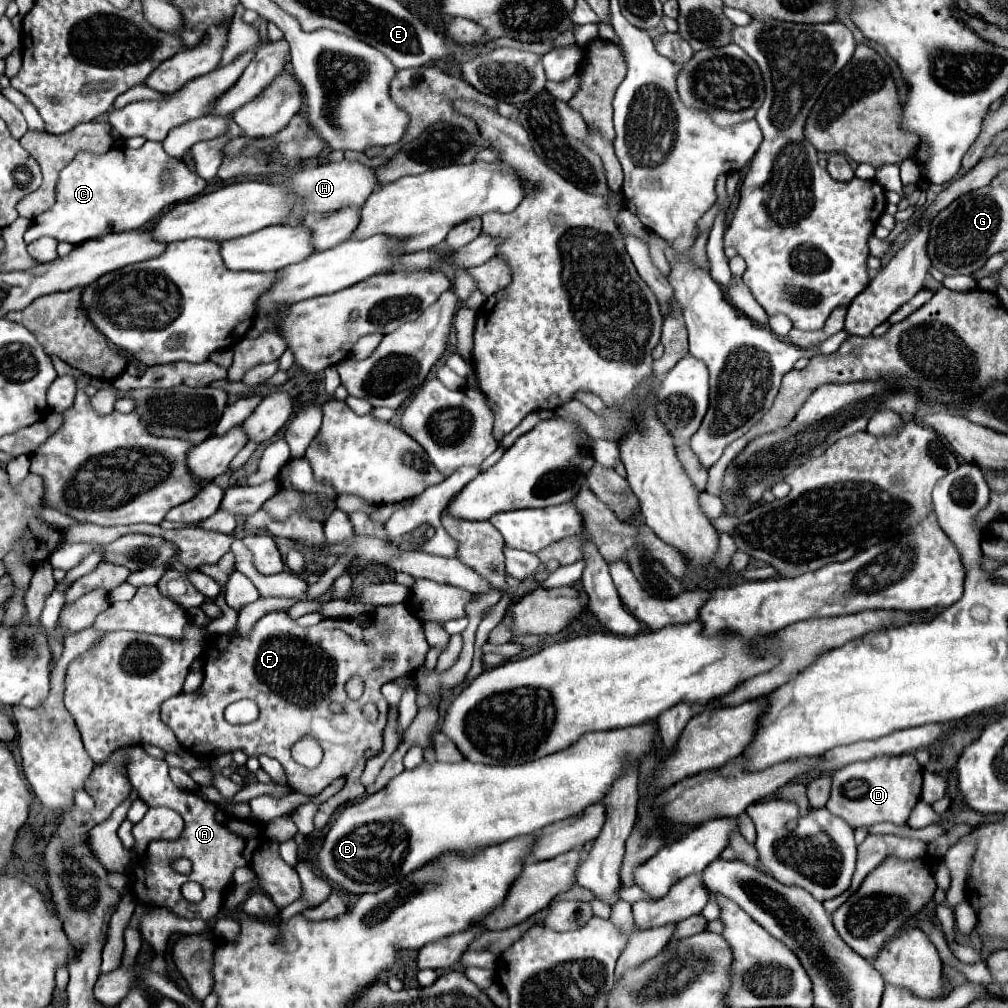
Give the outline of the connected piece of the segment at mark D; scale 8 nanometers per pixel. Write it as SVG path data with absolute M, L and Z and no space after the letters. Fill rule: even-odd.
M910 753L878 755L868 761L850 763L830 775L832 785L826 809L842 817L854 829L858 825L876 825L882 821L904 825L912 807L920 799L922 775L922 765Z

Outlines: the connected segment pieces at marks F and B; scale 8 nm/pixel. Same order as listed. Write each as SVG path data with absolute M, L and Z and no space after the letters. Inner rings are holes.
M404 603L398 605L386 605L386 607L374 607L366 613L366 619L360 623L352 619L324 619L314 627L298 627L294 619L290 619L284 611L268 613L262 617L262 621L256 621L252 633L248 637L242 637L238 633L210 637L210 641L204 645L202 661L204 661L204 683L200 689L192 695L176 695L162 703L162 721L176 733L180 745L196 755L196 757L218 757L228 751L244 751L250 757L268 755L282 763L288 785L298 789L306 795L318 795L324 787L328 787L334 779L346 777L350 769L354 767L354 761L360 761L364 757L366 749L372 749L374 753L380 753L382 749L382 729L386 727L388 717L388 703L380 693L380 687L392 679L404 677L408 673L414 673L418 667L424 665L428 653L428 643L424 639L422 623L408 611ZM352 675L360 675L364 679L364 693L358 701L348 699L344 685ZM238 699L252 699L260 715L256 721L246 725L230 725L224 719L226 705L238 701ZM340 703L344 707L342 713L332 713L330 705ZM366 703L374 703L380 711L376 723L370 723L362 707ZM312 735L324 749L324 759L316 769L308 769L300 763L296 763L290 755L290 747L302 737Z
M636 725L612 731L584 733L570 747L542 757L538 761L514 765L514 767L492 767L474 765L470 761L460 763L420 763L416 769L406 769L374 795L346 805L340 815L330 823L324 843L316 853L316 867L320 875L340 889L362 895L376 893L386 885L394 885L414 869L436 861L446 853L470 857L478 849L502 843L512 837L532 835L544 825L562 821L580 813L584 807L598 803L614 779L622 773L622 767L630 761L640 761L652 743L652 725Z

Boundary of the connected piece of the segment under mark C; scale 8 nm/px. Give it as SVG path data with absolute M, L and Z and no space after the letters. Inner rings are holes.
M146 141L140 149L114 147L106 155L78 153L60 173L54 207L32 221L24 233L24 241L32 243L40 237L52 237L78 245L106 233L140 229L156 219L168 205L192 199L202 193L204 187L206 181L192 173L182 159L170 157L162 143L156 141ZM164 175L170 175L170 183L162 179Z

